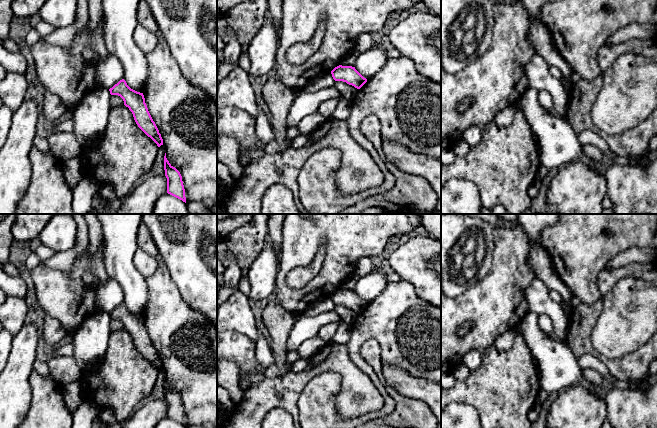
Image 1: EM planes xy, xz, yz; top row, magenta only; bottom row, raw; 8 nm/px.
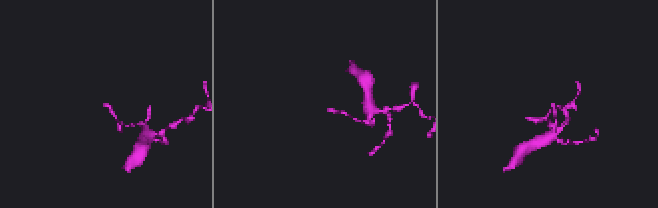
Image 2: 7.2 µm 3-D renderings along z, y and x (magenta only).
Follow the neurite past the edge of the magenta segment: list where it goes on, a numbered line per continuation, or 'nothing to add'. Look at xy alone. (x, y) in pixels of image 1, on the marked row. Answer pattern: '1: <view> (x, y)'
nothing to add

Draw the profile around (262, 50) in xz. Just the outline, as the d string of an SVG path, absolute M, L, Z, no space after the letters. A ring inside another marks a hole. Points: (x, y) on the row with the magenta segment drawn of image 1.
M267 14L262 27L248 48L248 57L251 62L248 71L250 77L258 77L273 72L277 63L276 52L279 41L280 35L271 17Z

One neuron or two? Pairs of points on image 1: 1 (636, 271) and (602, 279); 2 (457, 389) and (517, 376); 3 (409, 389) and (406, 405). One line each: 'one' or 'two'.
1: one
2: one
3: two

